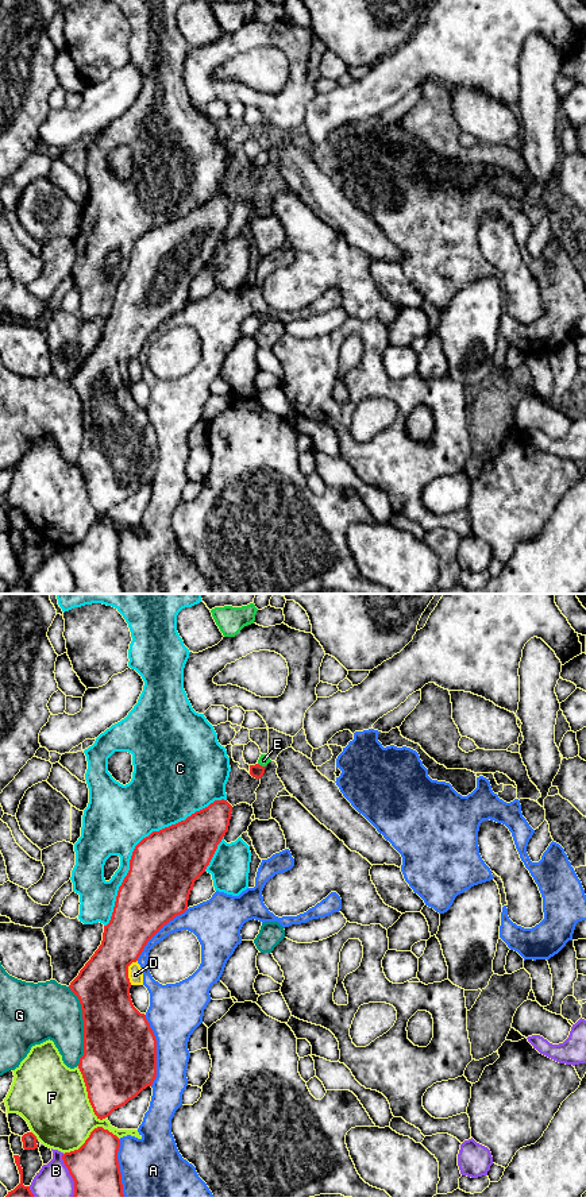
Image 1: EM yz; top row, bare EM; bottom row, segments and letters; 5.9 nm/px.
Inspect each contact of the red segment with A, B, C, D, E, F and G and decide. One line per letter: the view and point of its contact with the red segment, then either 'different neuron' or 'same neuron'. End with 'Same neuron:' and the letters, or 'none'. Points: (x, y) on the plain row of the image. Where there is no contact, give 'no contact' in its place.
A: yz (155, 446) | different neuron
B: yz (70, 570) | different neuron
C: yz (141, 236) | different neuron
D: yz (127, 367) | different neuron
E: yz (261, 161) | same neuron
F: yz (88, 489) | different neuron
G: yz (84, 421) | different neuron
Same neuron: E

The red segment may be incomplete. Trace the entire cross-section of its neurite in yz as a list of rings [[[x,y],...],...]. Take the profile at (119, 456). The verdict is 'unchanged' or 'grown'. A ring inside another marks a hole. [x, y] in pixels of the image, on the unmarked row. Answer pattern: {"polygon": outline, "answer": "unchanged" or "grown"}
{"polygon": [[[215,196],[185,216],[153,227],[135,242],[101,340],[69,381],[80,395],[84,416],[84,451],[78,464],[100,516],[151,482],[157,472],[157,435],[146,410],[132,399],[128,362],[165,320],[188,305],[194,277],[205,267],[228,227],[231,208],[227,196]]], "answer": "unchanged"}

